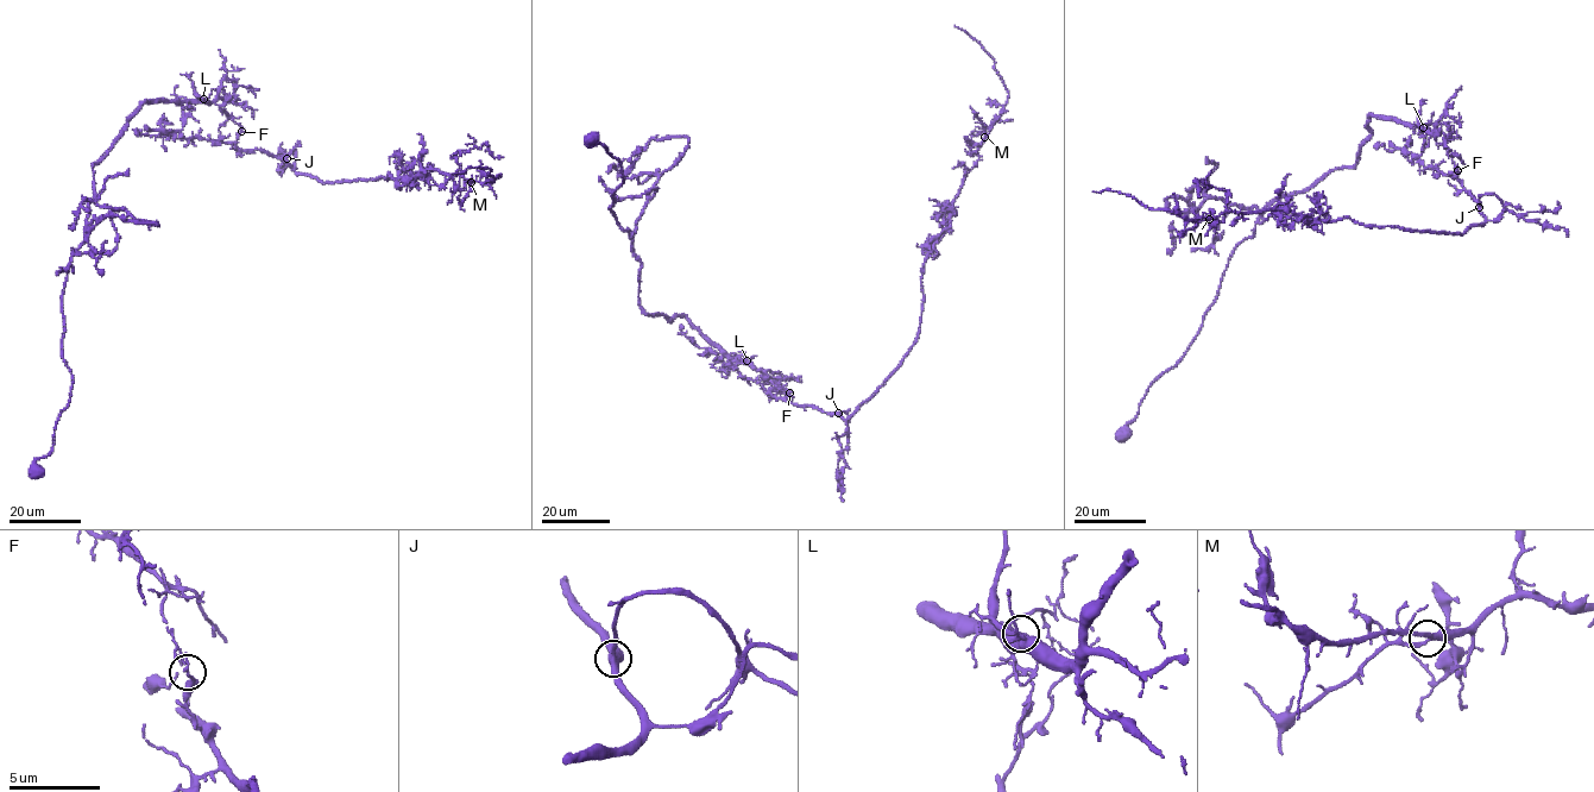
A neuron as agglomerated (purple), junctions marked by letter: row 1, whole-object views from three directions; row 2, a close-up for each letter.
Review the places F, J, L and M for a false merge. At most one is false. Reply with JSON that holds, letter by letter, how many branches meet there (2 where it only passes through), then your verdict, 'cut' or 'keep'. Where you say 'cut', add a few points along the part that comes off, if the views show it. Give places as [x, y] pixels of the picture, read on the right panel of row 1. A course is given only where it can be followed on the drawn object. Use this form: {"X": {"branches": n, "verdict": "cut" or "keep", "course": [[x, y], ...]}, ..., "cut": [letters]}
{"F": {"branches": 2, "verdict": "cut", "course": [[1456, 170], [1485, 221], [1453, 234], [1347, 218], [1300, 220], [1286, 209], [1188, 220], [1113, 190], [1092, 192]]}, "J": {"branches": 3, "verdict": "keep"}, "L": {"branches": 2, "verdict": "keep"}, "M": {"branches": 3, "verdict": "keep"}, "cut": ["F"]}

